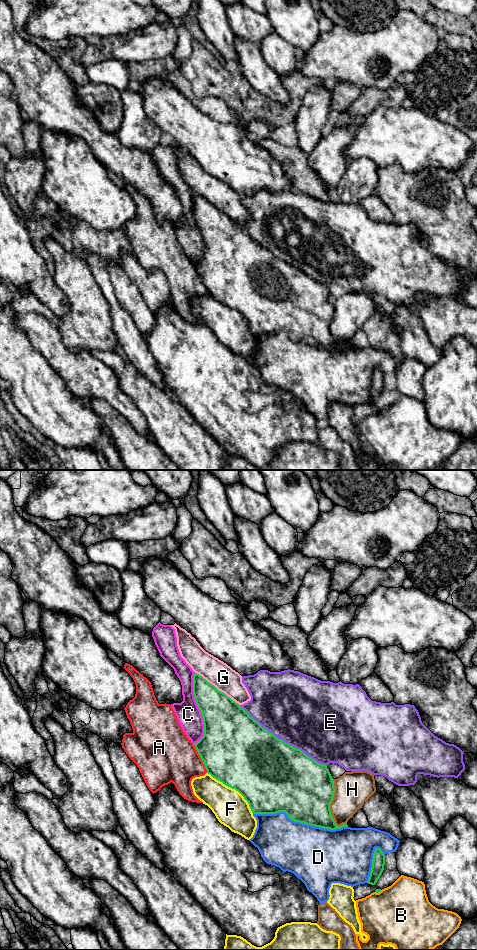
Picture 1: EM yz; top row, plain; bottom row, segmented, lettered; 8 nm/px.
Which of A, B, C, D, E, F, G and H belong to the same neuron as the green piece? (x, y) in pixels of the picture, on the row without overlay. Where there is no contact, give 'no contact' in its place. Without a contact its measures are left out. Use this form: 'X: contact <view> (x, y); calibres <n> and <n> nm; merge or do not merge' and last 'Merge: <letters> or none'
A: contact yz (201, 278); calibres 500 and 400 nm; do not merge
B: contact yz (378, 412); calibres 30 and 480 nm; do not merge
C: contact yz (198, 227); calibres 360 and 190 nm; do not merge
D: contact yz (300, 342); calibres 460 and 420 nm; do not merge
E: contact yz (282, 260); calibres 500 and 500 nm; do not merge
F: contact yz (233, 308); calibres 500 and 280 nm; do not merge
G: contact yz (216, 208); calibres 320 and 200 nm; merge
H: contact yz (330, 323); calibres 480 and 280 nm; do not merge
Merge: G

